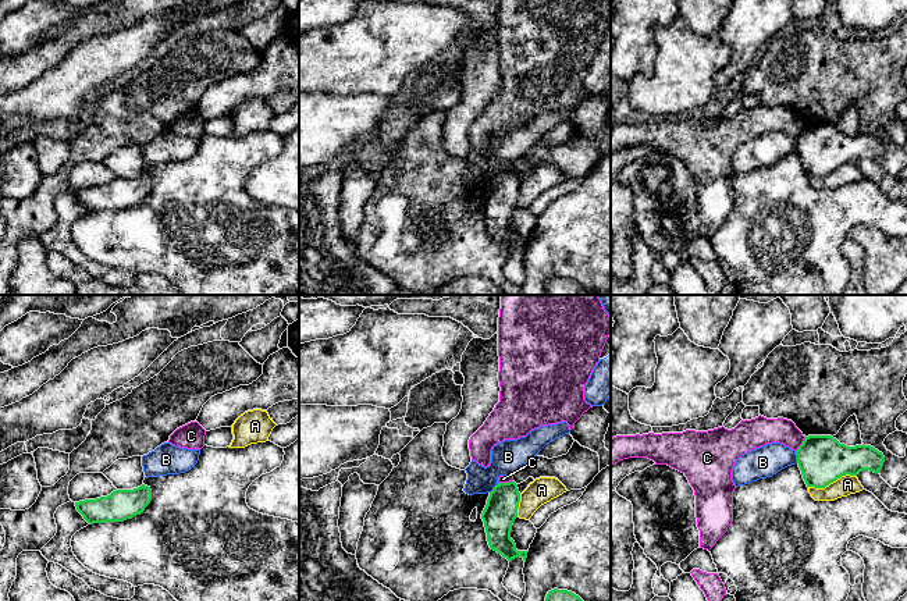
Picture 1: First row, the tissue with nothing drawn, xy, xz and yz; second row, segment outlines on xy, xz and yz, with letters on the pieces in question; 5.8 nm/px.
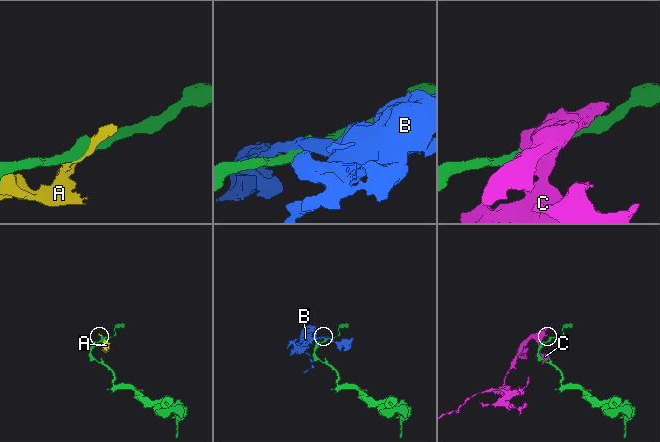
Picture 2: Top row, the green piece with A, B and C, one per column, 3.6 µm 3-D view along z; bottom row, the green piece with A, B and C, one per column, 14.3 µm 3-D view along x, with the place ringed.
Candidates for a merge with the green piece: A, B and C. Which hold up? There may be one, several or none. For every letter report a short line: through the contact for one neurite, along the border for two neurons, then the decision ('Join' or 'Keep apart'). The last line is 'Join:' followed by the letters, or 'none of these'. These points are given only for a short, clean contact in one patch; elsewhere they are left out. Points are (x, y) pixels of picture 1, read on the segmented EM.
A: Keep apart
B: Line: yz (795, 451), (797, 462). Keep apart
C: Line: yz (806, 437), (796, 451). Keep apart
Join: none of these

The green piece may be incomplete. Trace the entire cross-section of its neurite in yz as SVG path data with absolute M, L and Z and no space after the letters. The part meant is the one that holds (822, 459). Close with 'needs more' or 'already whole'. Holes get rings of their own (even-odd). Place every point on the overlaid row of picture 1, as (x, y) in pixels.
M808 435L796 451L797 463L807 487L825 488L842 476L857 476L862 470L879 473L885 456L871 445L847 447L832 435Z; already whole

